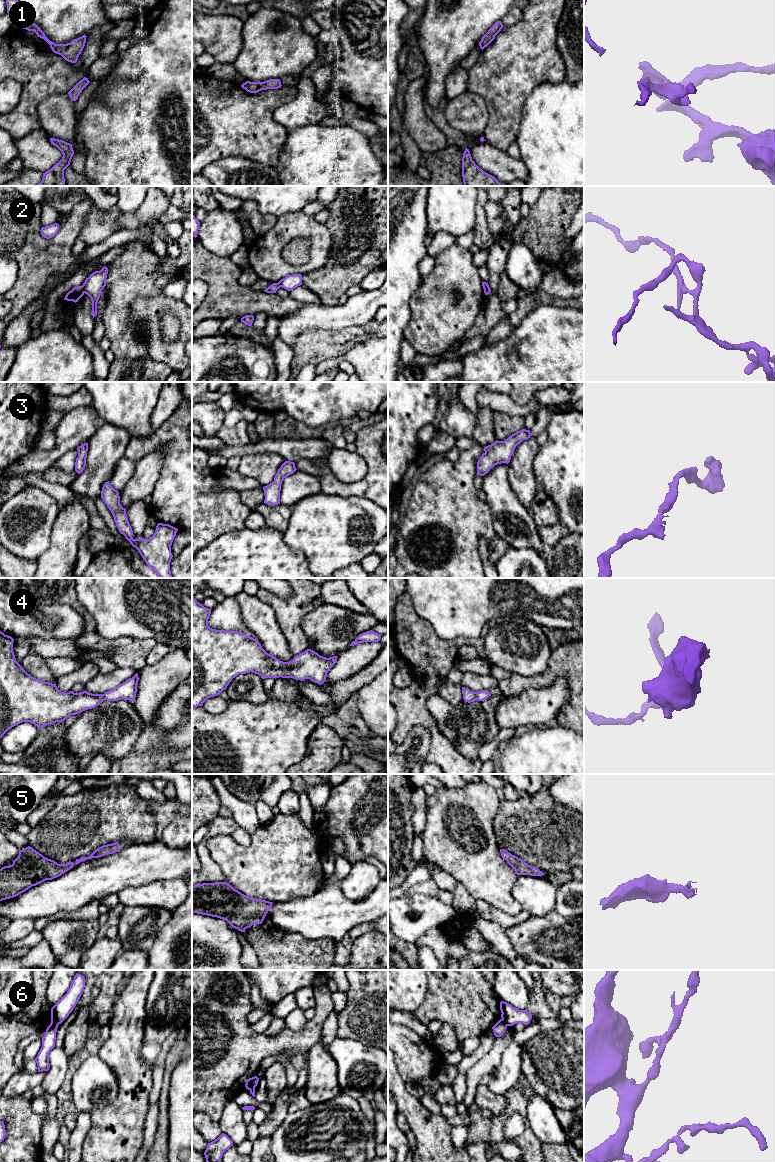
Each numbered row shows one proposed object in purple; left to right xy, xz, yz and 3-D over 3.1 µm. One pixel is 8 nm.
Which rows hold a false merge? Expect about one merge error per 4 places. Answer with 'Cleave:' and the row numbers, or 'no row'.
Cleave: 2, 6

